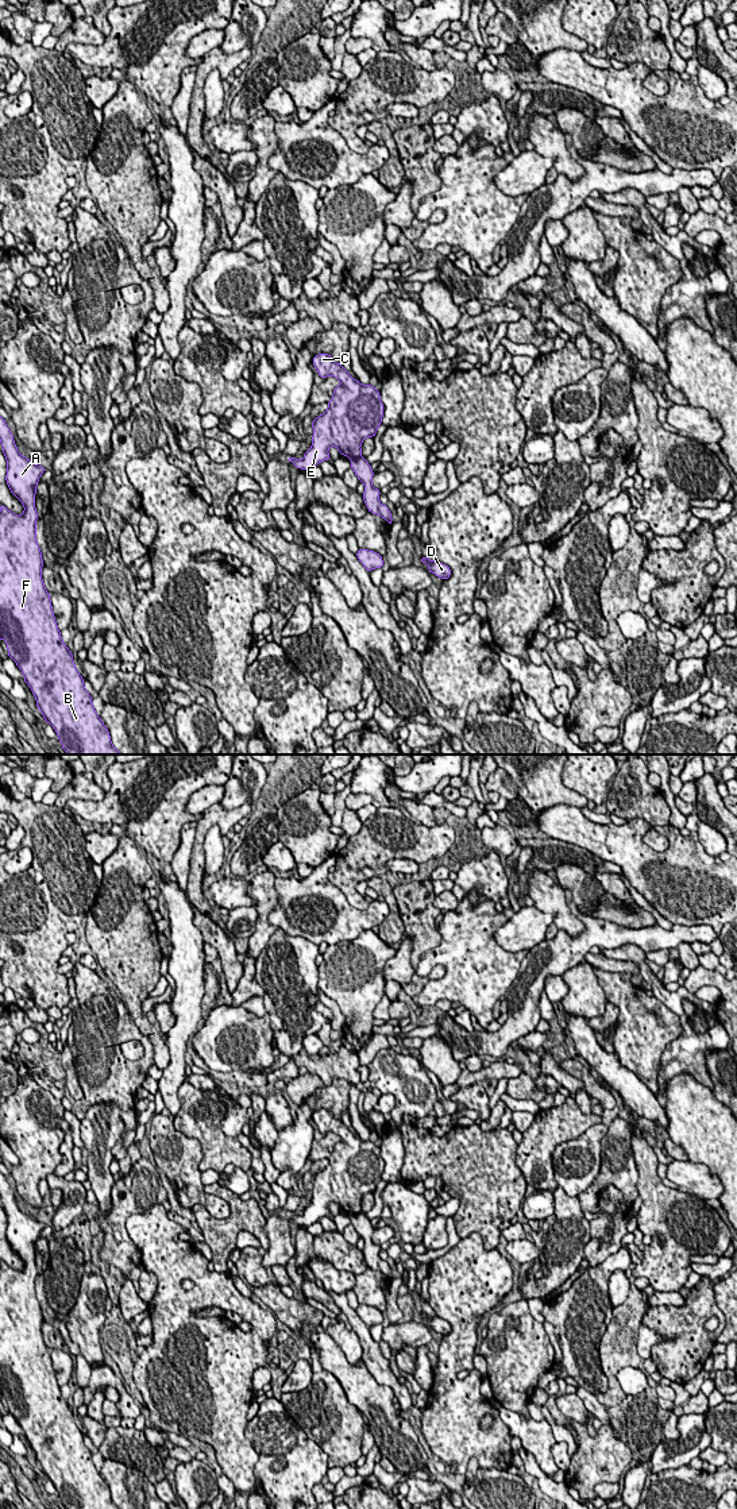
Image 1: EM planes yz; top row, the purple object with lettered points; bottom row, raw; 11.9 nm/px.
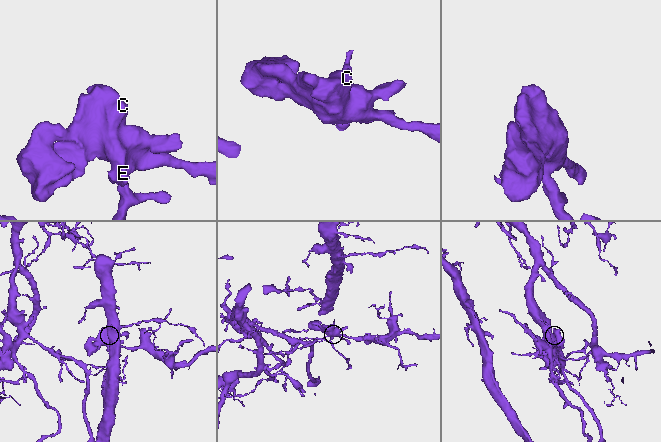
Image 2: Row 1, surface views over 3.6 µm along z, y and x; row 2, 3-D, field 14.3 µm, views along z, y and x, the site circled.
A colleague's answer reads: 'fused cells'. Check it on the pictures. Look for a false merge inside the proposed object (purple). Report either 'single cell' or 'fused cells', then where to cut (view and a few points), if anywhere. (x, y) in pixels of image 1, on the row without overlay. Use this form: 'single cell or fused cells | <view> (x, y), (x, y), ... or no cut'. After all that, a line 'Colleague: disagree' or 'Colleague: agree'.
fused cells | yz (359, 1211), (351, 1215)
Colleague: agree

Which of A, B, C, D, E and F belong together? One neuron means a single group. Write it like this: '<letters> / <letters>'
A B D F / C E

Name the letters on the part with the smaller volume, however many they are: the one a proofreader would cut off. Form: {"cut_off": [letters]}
{"cut_off": ["C", "E"]}

